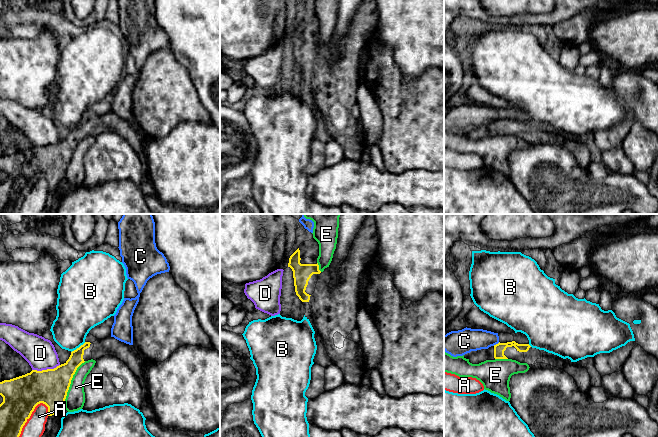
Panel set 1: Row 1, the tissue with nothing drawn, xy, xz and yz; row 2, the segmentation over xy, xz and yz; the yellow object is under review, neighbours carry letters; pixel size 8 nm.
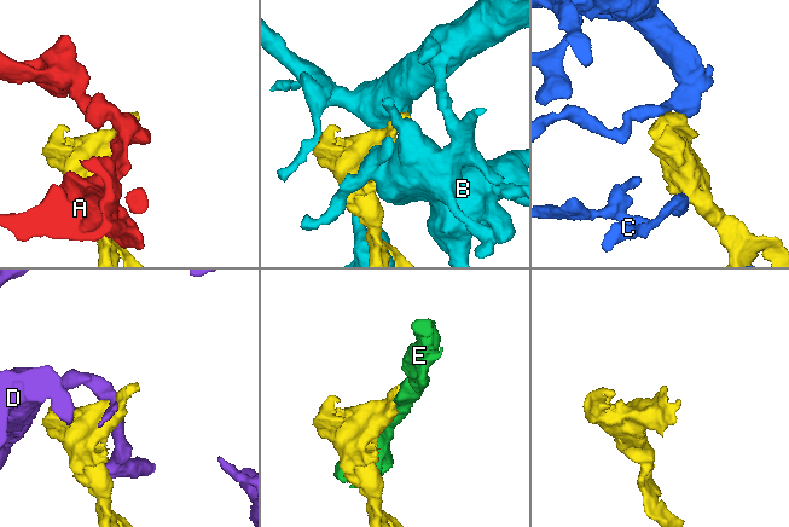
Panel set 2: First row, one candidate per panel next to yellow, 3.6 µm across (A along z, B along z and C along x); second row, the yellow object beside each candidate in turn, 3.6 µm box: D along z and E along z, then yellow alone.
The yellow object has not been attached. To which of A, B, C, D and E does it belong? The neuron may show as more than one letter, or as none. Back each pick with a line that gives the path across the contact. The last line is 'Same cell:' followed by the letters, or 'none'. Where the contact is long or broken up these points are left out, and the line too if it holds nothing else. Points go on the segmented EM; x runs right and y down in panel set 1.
Same cell: none

